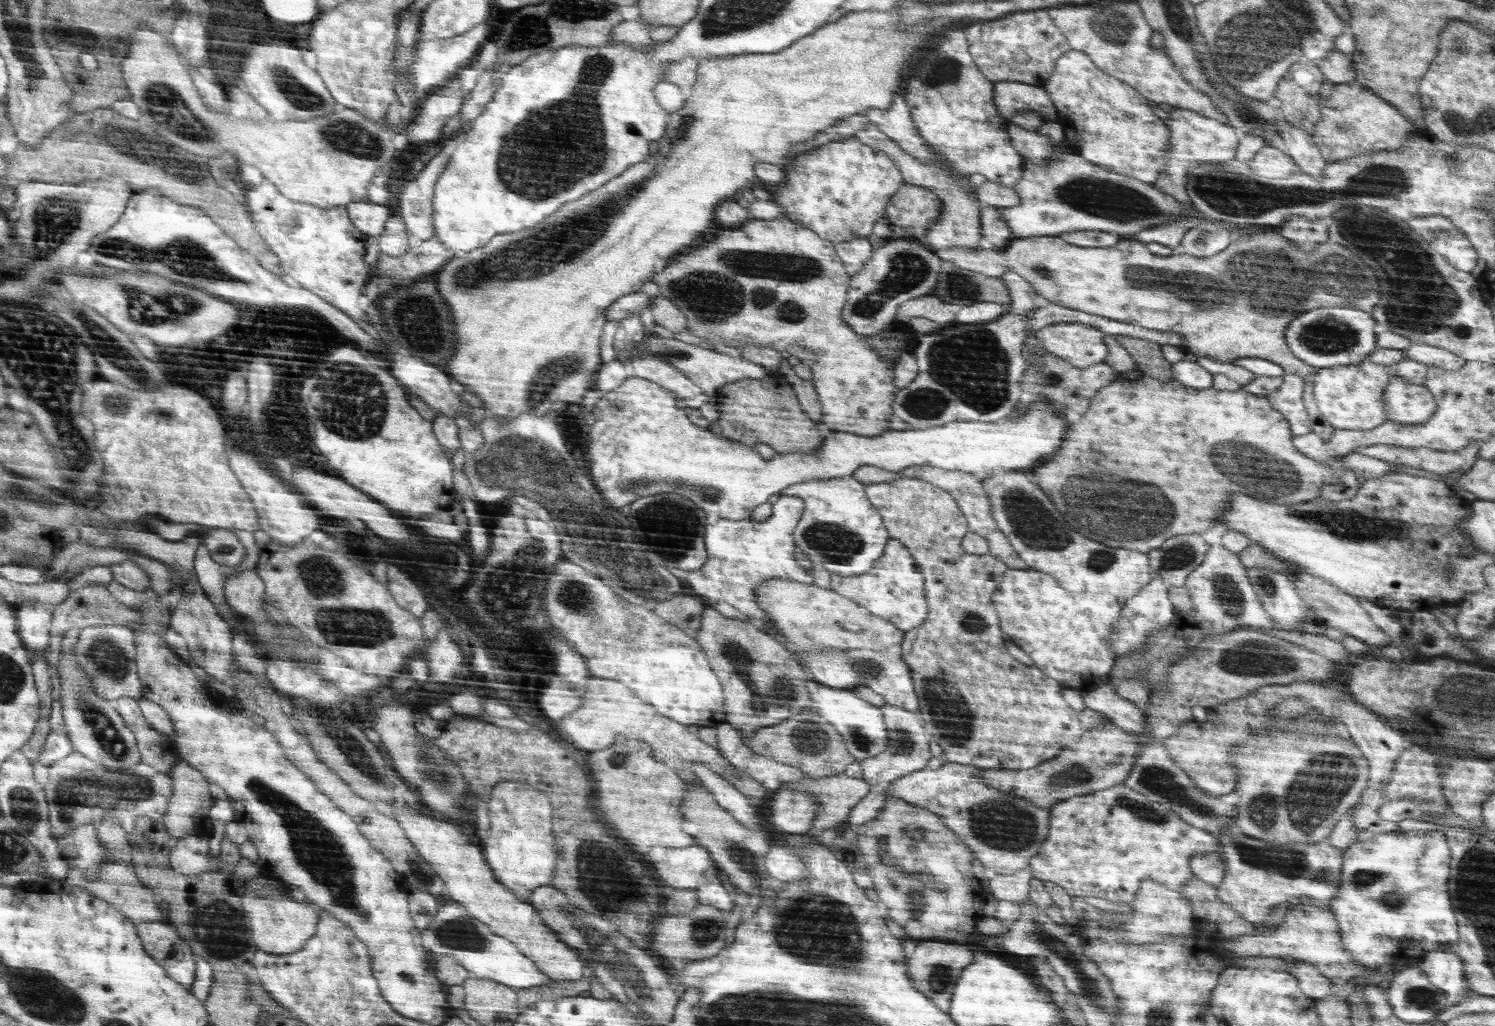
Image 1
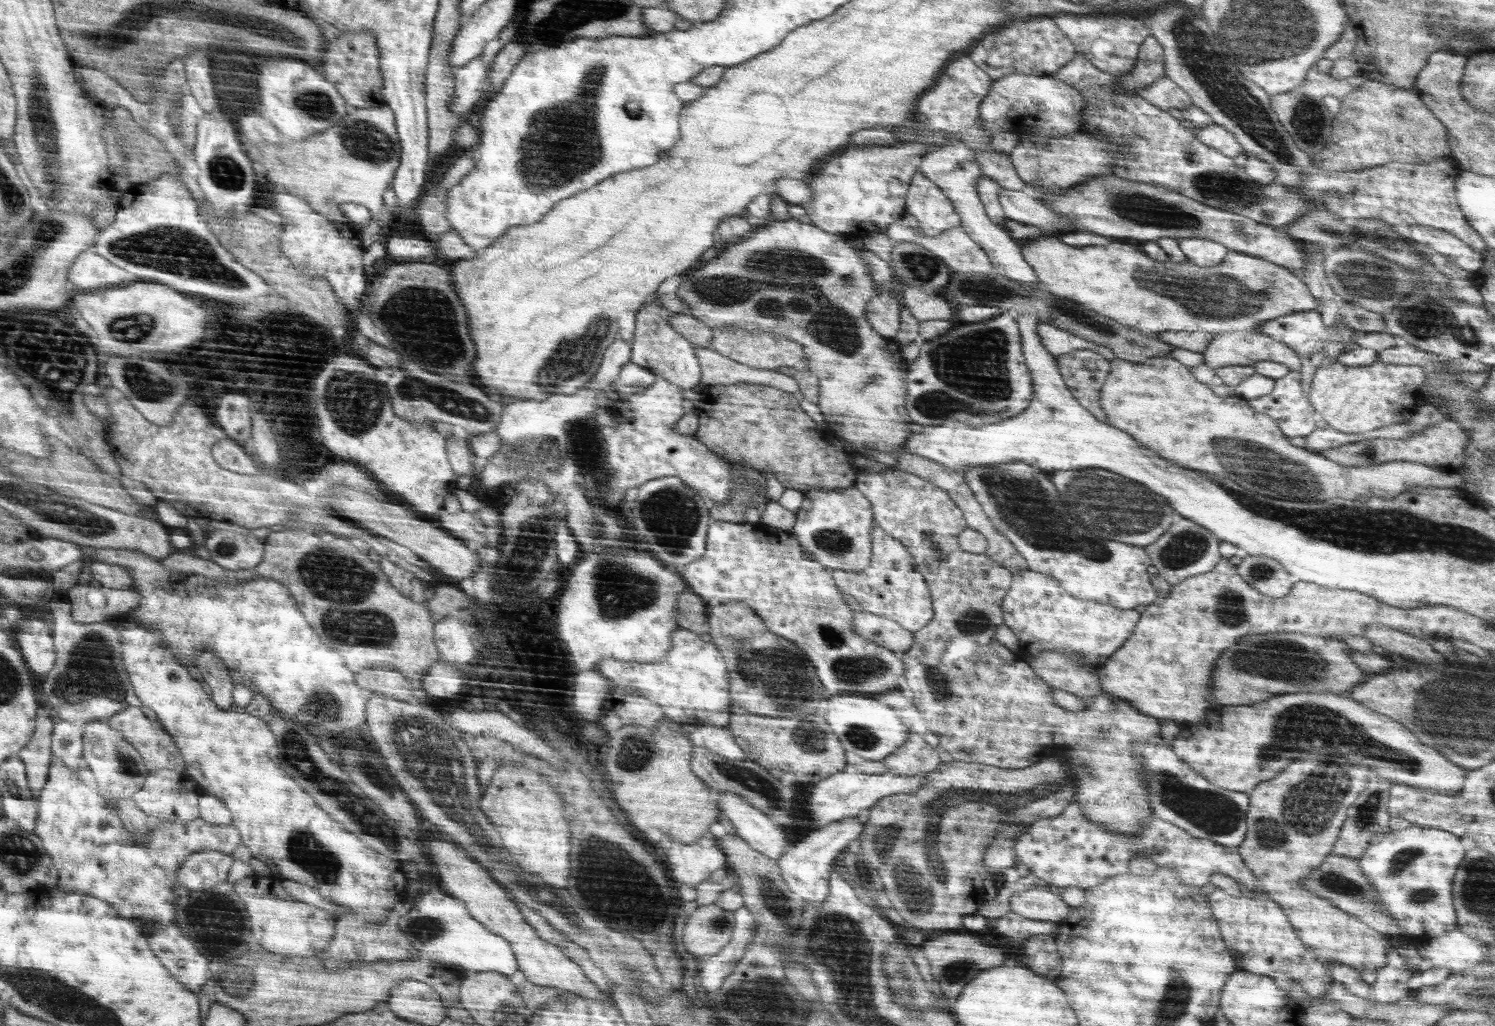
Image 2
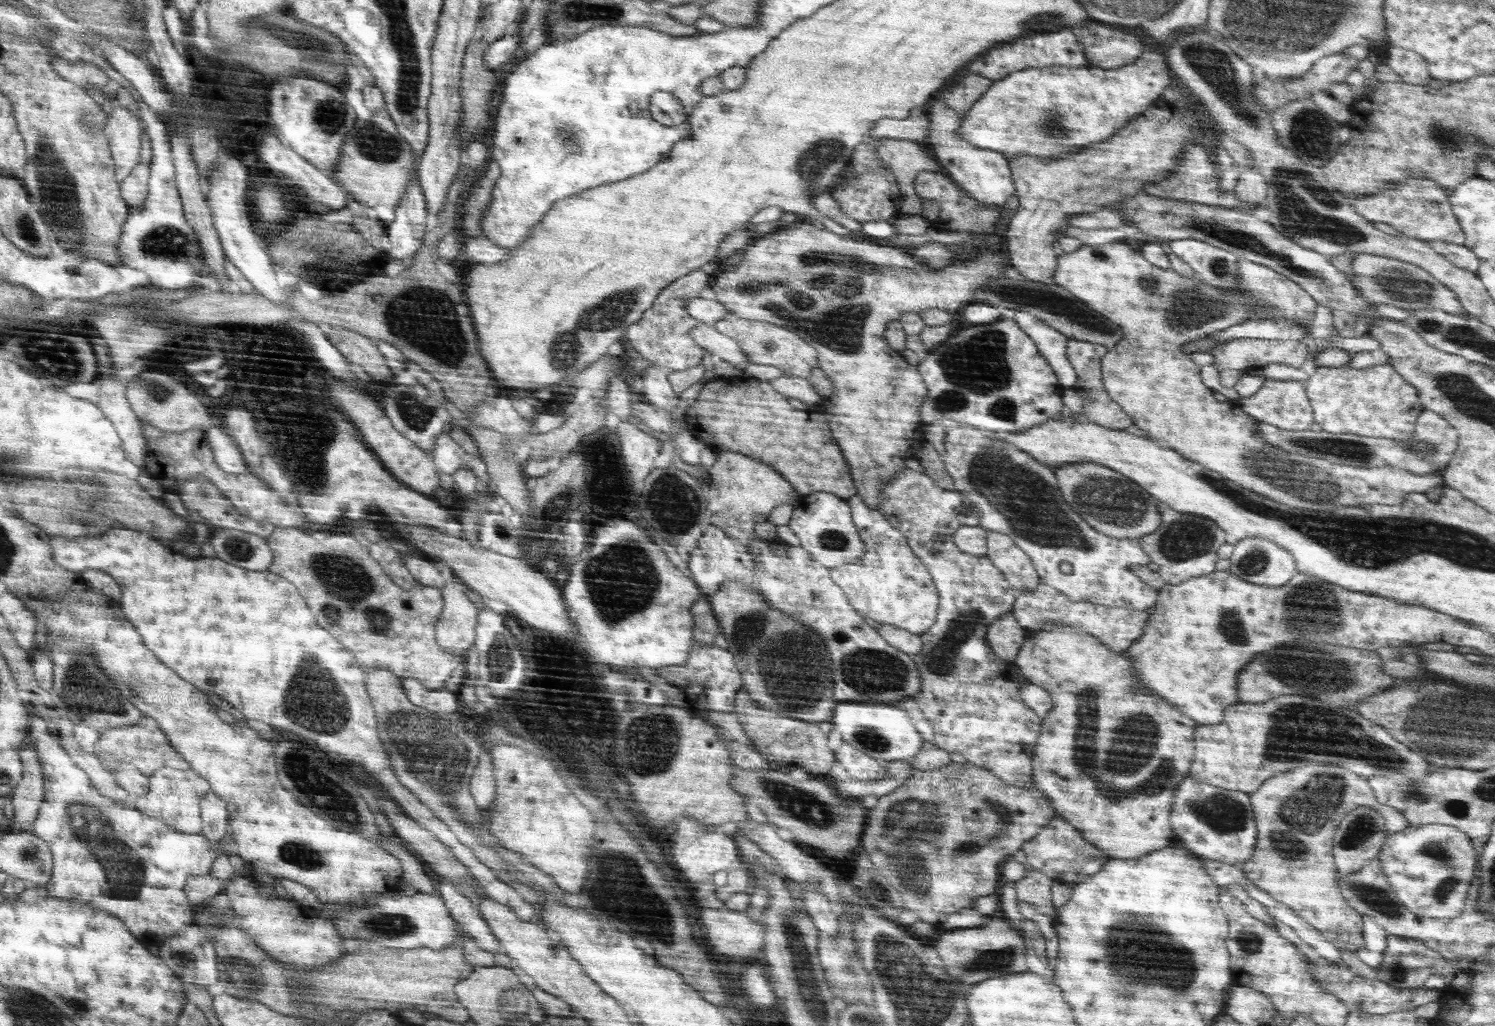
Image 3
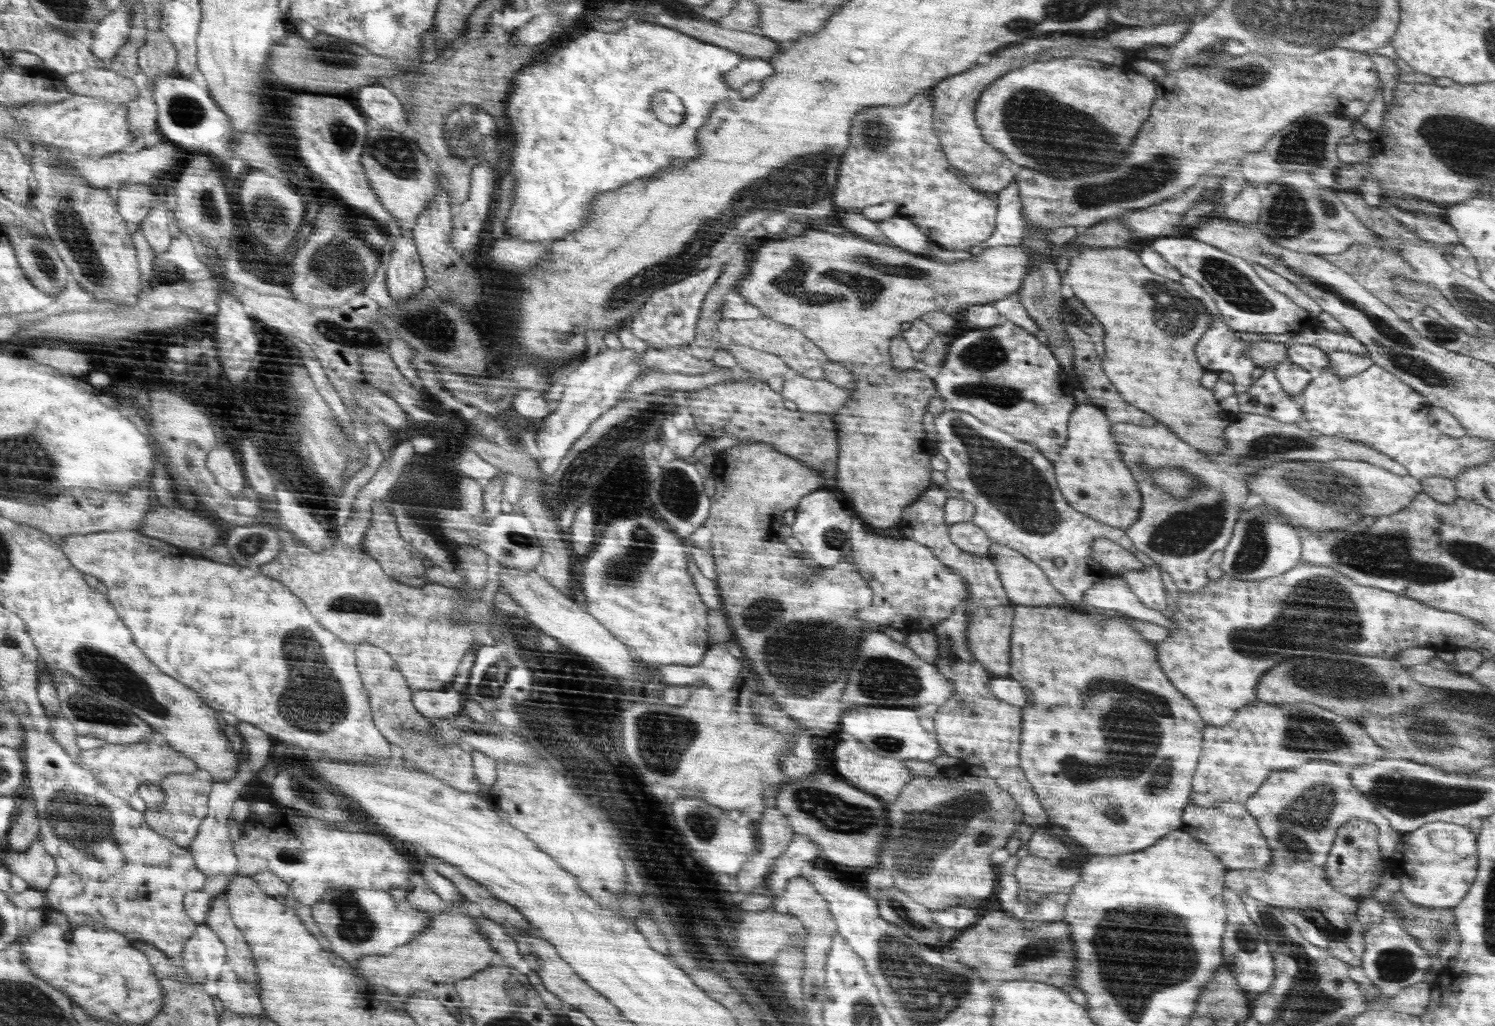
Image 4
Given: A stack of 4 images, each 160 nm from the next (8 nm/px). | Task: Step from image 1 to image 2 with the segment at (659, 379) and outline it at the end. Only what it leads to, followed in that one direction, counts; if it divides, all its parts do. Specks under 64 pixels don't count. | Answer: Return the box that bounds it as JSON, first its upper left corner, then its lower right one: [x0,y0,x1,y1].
[630,299,701,390]

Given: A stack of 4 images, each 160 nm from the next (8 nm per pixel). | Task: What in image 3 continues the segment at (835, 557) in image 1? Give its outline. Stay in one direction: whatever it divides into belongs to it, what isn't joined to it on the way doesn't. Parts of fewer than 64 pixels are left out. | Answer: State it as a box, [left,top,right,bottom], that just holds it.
[788,492,867,568]

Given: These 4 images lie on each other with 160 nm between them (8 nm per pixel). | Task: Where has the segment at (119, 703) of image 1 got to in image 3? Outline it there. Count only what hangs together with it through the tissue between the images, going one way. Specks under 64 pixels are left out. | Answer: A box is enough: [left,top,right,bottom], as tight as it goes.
[93,715,191,777]

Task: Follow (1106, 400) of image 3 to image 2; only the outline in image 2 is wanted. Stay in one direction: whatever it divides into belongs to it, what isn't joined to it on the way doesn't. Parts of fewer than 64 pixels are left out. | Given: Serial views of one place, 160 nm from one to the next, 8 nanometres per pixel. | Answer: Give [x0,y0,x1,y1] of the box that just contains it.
[1057,349,1112,420]

